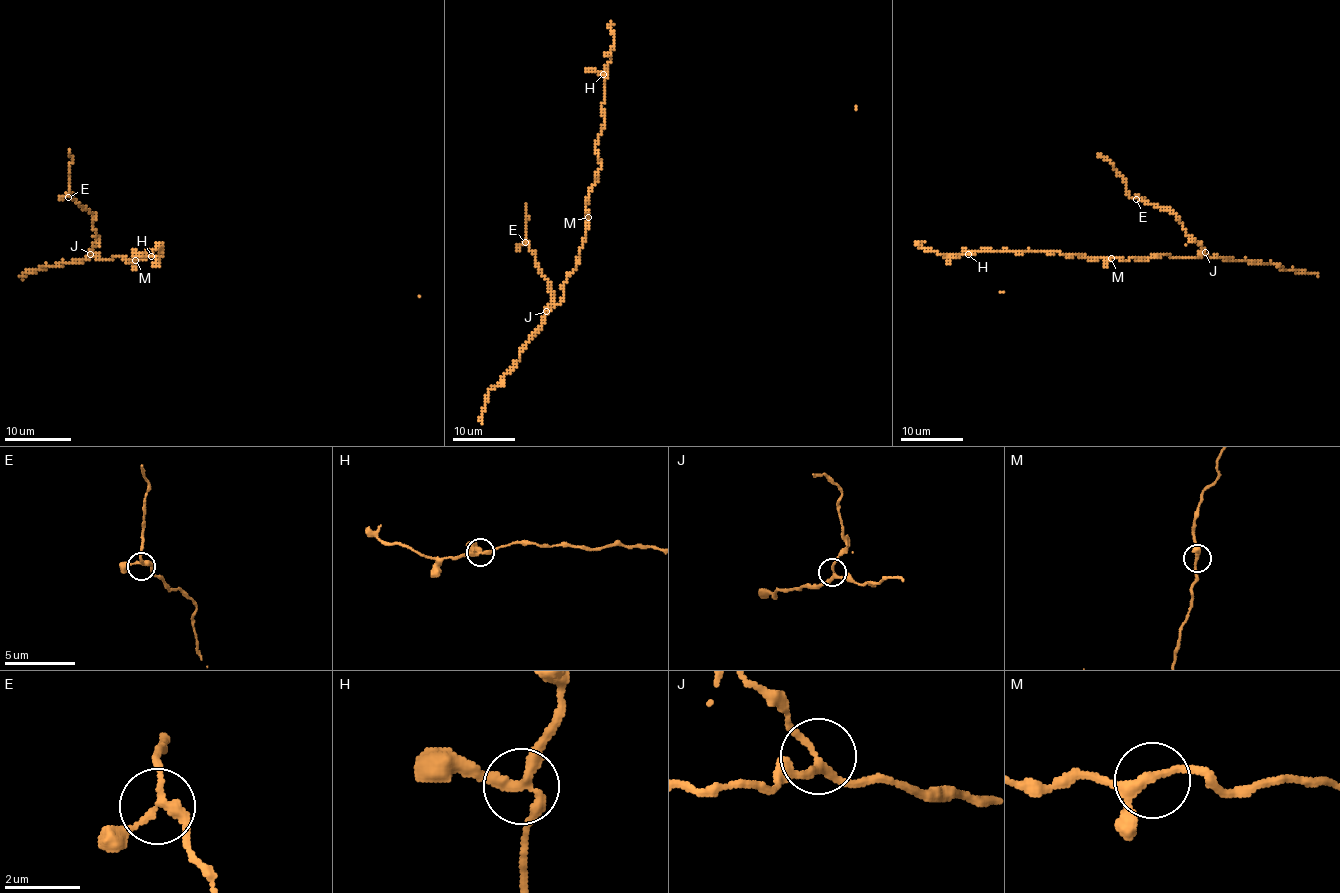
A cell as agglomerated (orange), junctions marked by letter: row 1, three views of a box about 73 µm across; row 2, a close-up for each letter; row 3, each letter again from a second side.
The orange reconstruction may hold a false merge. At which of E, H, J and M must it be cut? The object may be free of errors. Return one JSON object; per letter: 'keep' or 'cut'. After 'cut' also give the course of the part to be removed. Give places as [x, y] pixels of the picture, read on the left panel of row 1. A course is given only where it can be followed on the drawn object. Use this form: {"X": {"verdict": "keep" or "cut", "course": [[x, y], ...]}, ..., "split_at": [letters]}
{"E": {"verdict": "keep"}, "H": {"verdict": "keep"}, "J": {"verdict": "keep"}, "M": {"verdict": "keep"}, "split_at": []}

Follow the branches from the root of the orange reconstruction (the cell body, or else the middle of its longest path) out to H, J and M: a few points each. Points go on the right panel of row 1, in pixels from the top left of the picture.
H: (1051, 252), (977, 250), (968, 254)
J: (1051, 252), (1083, 255), (1094, 260), (1114, 257), (1149, 260), (1163, 255), (1201, 257), (1205, 252)
M: (1051, 252), (1083, 255), (1094, 260), (1111, 258)

